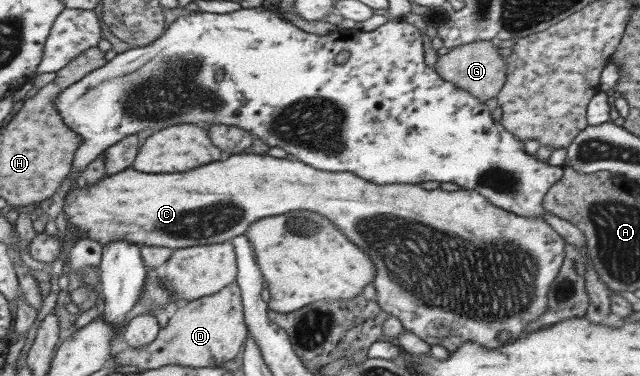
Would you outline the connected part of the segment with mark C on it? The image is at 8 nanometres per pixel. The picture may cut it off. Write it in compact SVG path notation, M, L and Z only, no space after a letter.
M255 151L228 155L224 160L216 160L184 172L144 173L138 172L131 167L126 167L116 174L103 176L98 183L84 187L84 189L72 186L66 192L60 215L64 214L64 218L68 218L68 222L78 228L77 239L92 239L99 242L101 246L110 241L122 239L138 246L163 246L174 250L194 245L200 246L230 241L233 236L244 234L249 224L252 224L254 221L290 211L310 211L321 214L325 219L334 223L342 234L346 234L346 238L350 242L354 242L358 248L362 248L362 252L366 252L366 256L372 260L372 264L376 268L372 284L376 291L376 302L379 307L384 311L388 311L389 316L398 318L404 331L412 332L414 336L418 336L420 340L428 343L429 346L442 346L446 351L456 350L467 342L478 342L484 348L498 348L498 346L502 346L502 342L498 342L498 338L496 338L496 334L500 330L506 330L510 334L510 340L518 338L524 332L524 328L546 310L548 287L556 278L565 255L565 242L562 236L549 224L546 224L542 219L526 218L525 216L518 216L501 208L496 208L484 197L479 196L478 192L463 189L456 190L456 192L444 192L444 190L440 189L422 190L419 184L395 183L376 185L364 181L364 178L358 178L351 172L316 170L298 160L274 158L267 154L257 154Z

